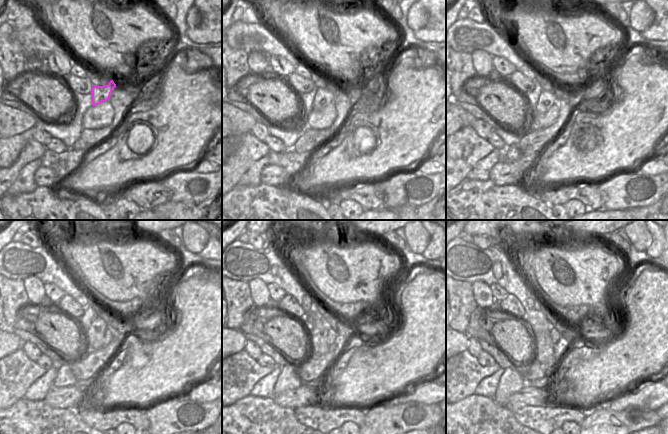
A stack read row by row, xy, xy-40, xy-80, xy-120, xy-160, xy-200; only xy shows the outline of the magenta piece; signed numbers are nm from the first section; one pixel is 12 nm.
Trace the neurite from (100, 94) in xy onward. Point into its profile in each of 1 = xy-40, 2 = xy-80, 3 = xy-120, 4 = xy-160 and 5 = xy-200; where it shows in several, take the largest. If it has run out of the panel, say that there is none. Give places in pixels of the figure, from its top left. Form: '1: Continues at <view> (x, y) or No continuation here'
1: Continues at xy-40 (323, 97)
2: Continues at xy-80 (546, 100)
3: Continues at xy-120 (95, 334)
4: Continues at xy-160 (318, 335)
5: Continues at xy-200 (543, 344)

